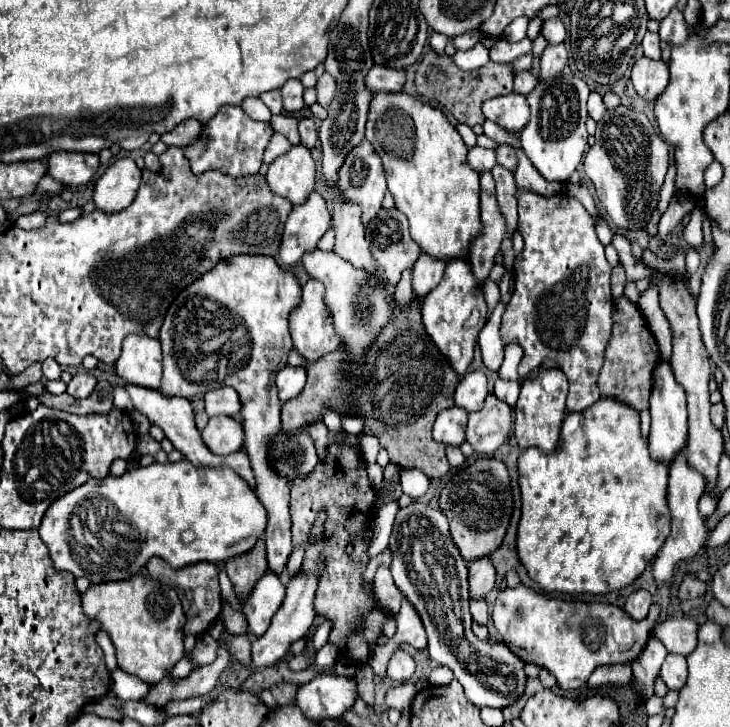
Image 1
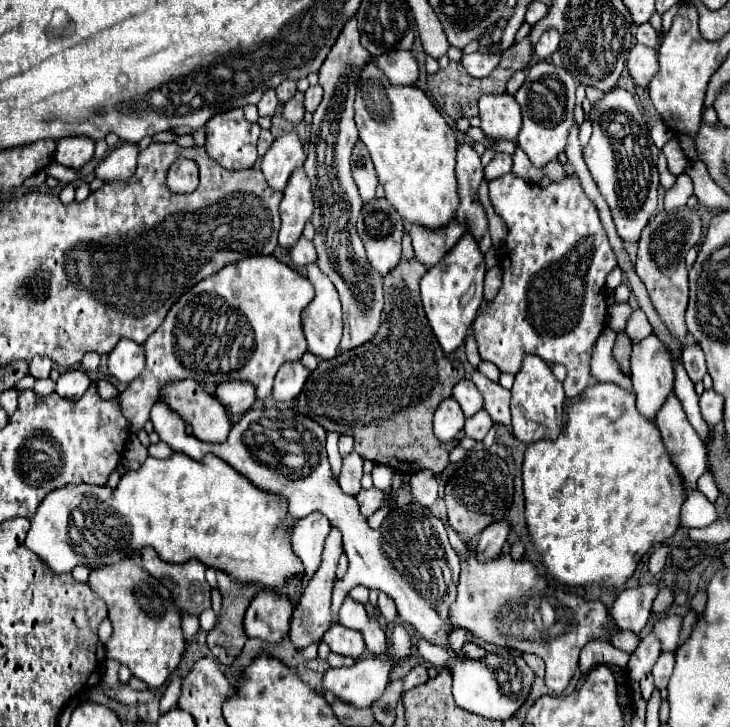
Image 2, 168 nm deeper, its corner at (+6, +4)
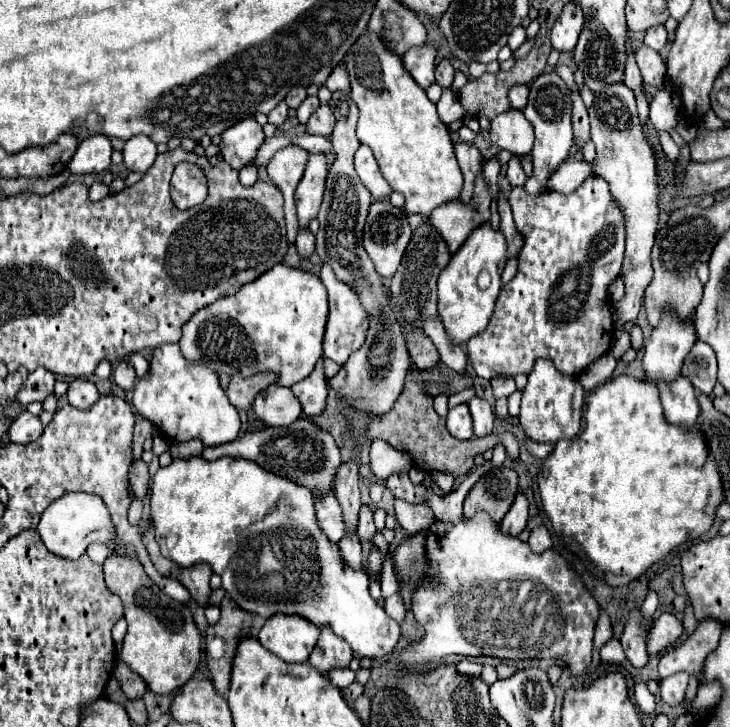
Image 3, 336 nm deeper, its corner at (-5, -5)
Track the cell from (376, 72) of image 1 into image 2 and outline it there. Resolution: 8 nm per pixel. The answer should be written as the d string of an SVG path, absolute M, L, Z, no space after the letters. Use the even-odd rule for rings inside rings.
M391 51L379 55L377 65L393 85L413 85L419 77L419 65L411 51Z

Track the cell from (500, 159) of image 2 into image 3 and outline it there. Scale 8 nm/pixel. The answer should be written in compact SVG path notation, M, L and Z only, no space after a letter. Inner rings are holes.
M512 156L512 158L510 158L510 162L508 162L508 172L506 172L506 176L508 176L508 182L510 182L510 186L524 186L526 174L522 172L520 160L518 160L516 156Z

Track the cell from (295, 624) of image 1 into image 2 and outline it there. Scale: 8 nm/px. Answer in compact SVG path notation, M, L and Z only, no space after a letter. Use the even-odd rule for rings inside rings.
M317 511L297 521L297 525L293 529L293 537L291 537L293 539L293 551L303 561L307 573L303 579L297 579L297 587L289 587L291 603L299 601L301 593L305 591L305 585L309 583L311 575L317 571L317 567L321 563L323 543L325 543L325 537L329 531L331 531L329 519L325 519L325 515L321 515Z

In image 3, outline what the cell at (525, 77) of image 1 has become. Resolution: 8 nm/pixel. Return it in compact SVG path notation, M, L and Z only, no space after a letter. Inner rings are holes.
M520 84L520 86L514 86L510 90L510 106L516 108L516 110L524 110L526 108L526 102L528 102L528 86Z

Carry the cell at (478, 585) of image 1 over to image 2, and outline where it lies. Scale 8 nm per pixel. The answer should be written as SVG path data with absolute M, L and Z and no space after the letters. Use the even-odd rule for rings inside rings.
M501 519L501 523L491 523L489 527L485 527L485 531L481 531L477 551L483 561L501 553L503 543L507 541L509 535L509 527L511 527L509 519Z

